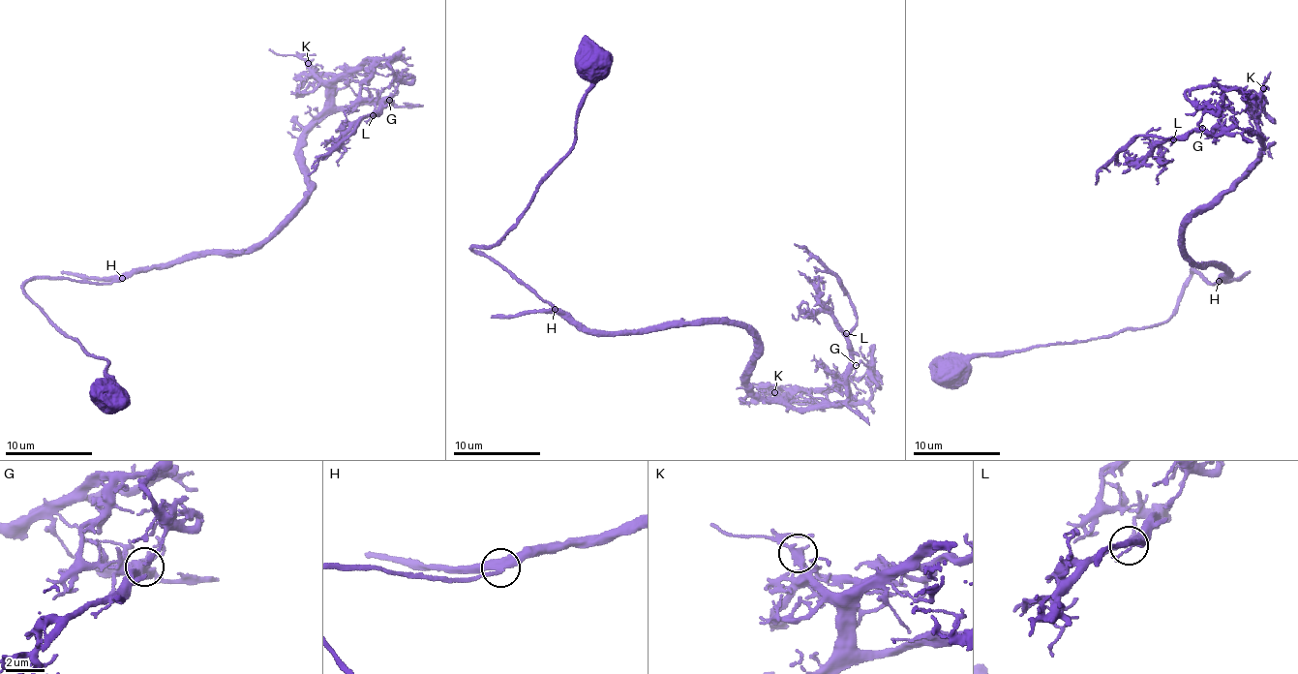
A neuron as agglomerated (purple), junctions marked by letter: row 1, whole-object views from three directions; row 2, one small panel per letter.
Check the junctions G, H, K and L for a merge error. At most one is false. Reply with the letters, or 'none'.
none

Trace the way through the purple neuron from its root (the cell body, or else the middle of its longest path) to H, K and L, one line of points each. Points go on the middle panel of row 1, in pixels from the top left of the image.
H: (589, 62), (591, 82), (579, 111), (573, 149), (495, 245), (470, 249), (530, 285), (554, 309)
K: (589, 62), (573, 149), (470, 249), (588, 328), (736, 321), (753, 392), (774, 392)
L: (589, 62), (573, 149), (470, 249), (588, 328), (736, 321), (753, 392), (794, 408), (848, 398), (846, 333)

